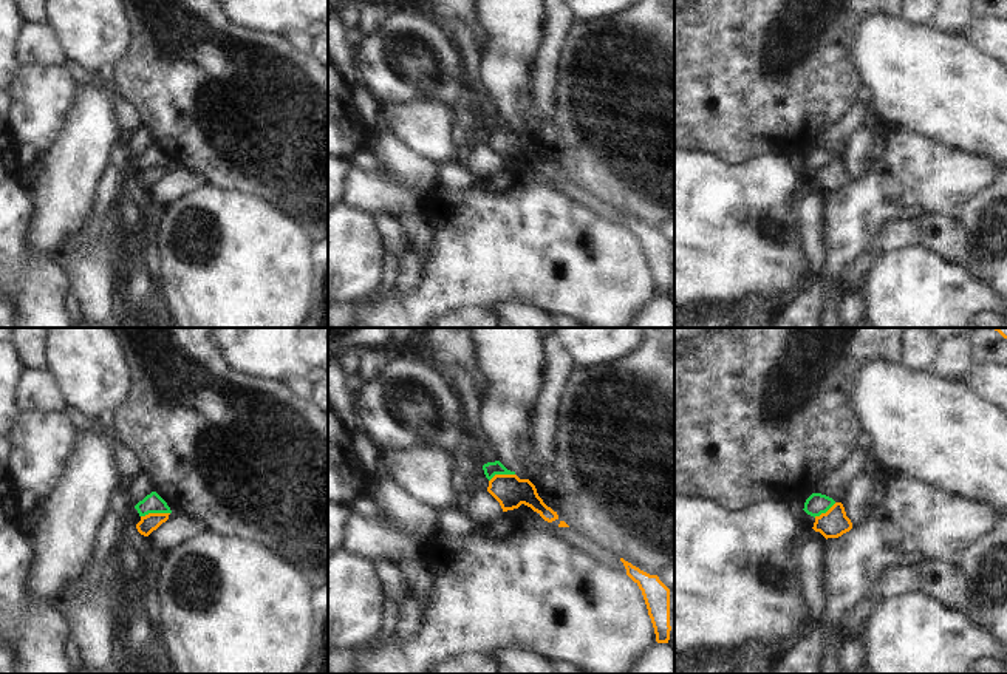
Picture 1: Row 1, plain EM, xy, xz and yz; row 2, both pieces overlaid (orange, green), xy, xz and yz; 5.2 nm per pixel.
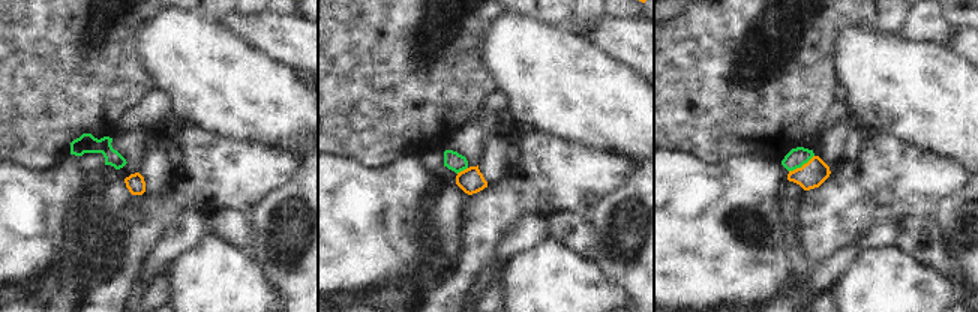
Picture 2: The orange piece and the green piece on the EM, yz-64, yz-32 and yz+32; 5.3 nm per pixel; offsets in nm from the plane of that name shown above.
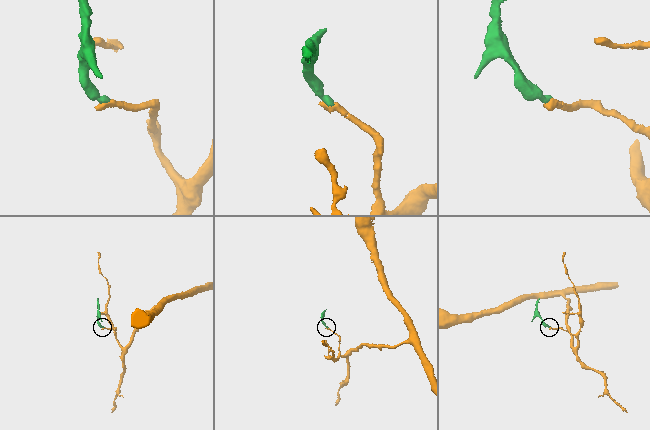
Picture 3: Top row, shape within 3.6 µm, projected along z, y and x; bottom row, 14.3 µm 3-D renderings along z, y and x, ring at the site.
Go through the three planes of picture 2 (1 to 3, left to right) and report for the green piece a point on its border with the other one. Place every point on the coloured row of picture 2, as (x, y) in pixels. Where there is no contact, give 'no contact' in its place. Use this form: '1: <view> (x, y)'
1: no contact
2: yz-32 (461, 171)
3: yz+32 (803, 165)

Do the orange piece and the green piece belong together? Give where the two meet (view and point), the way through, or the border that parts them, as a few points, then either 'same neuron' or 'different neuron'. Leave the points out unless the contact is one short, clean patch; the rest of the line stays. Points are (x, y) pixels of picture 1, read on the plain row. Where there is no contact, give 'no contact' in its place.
xy (155, 167) | along xy (169, 166), (149, 166), (141, 170) | different neuron

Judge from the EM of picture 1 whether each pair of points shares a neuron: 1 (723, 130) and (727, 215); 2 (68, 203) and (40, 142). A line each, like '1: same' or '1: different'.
1: different
2: different

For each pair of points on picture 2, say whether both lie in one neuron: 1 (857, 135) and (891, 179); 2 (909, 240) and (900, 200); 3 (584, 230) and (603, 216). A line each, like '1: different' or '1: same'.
1: different
2: different
3: different

